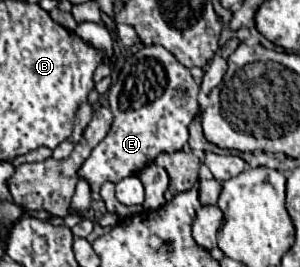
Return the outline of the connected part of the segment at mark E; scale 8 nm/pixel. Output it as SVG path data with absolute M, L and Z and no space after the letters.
M145 45L139 49L125 61L117 81L107 91L113 125L107 137L79 167L79 177L89 183L91 191L99 191L105 181L119 183L125 177L137 175L159 153L181 151L189 139L189 123L201 111L197 93L199 85L189 69L167 49L161 49L161 45Z

